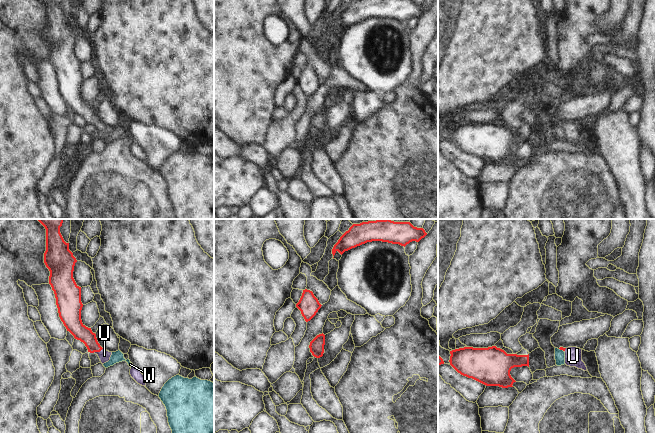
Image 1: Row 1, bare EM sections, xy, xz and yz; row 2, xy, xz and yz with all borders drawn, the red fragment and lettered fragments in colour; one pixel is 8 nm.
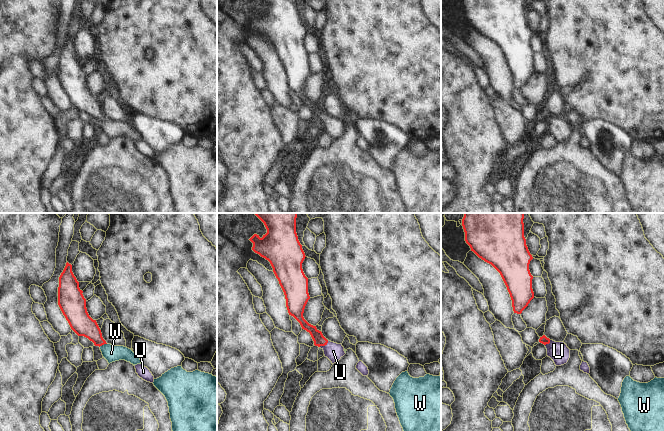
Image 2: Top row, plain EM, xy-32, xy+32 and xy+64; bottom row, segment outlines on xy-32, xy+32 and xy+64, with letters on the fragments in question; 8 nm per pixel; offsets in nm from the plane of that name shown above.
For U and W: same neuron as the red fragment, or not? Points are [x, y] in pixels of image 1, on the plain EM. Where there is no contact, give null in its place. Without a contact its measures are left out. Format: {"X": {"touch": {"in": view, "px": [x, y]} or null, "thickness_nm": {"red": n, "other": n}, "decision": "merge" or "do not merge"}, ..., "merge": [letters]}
{"U": {"touch": {"in": "xy", "px": [97, 127]}, "thickness_nm": {"red": 130, "other": 90}, "decision": "merge"}, "W": {"touch": {"in": "yz", "px": [561, 125]}, "thickness_nm": {"red": 30, "other": 80}, "decision": "do not merge"}, "merge": ["U"]}

